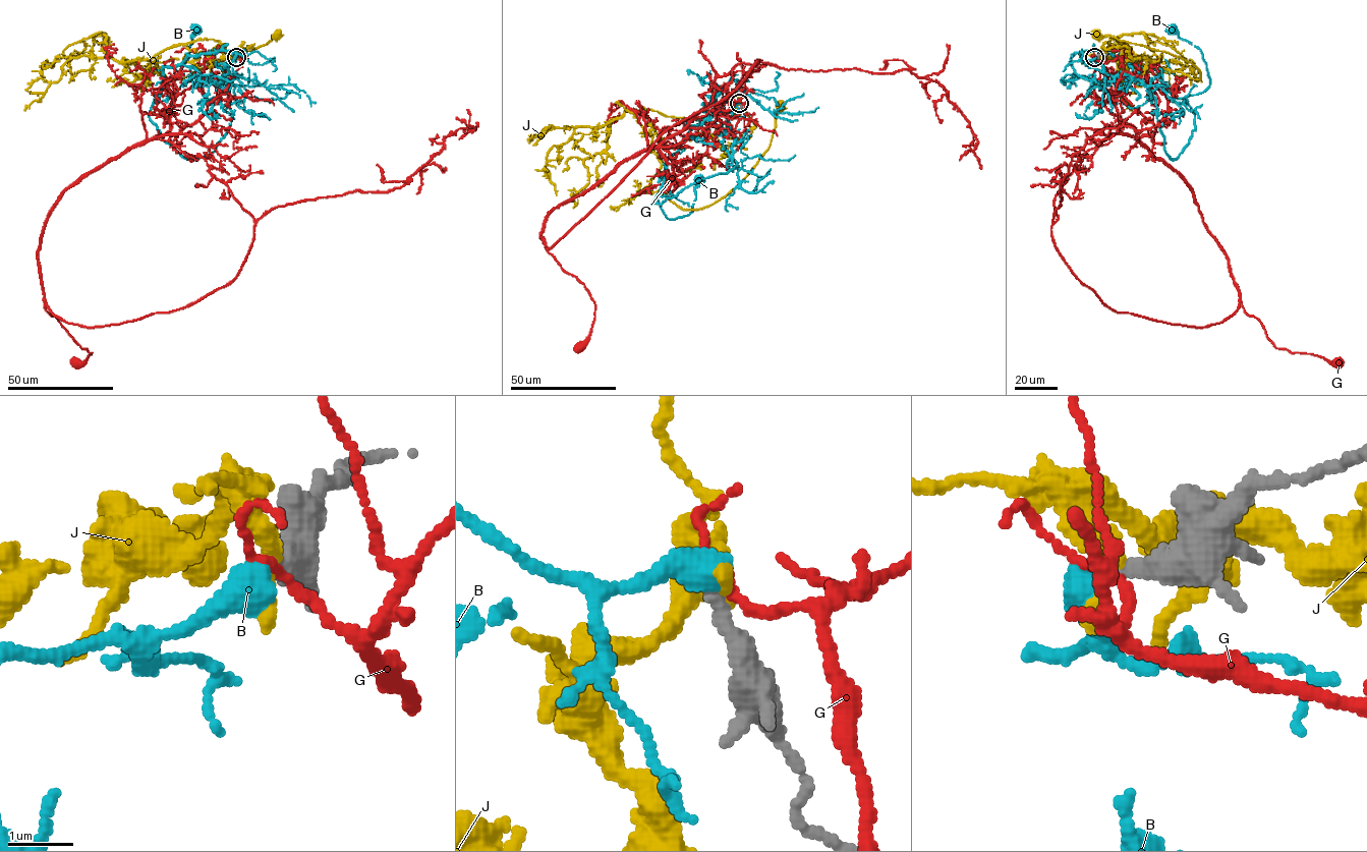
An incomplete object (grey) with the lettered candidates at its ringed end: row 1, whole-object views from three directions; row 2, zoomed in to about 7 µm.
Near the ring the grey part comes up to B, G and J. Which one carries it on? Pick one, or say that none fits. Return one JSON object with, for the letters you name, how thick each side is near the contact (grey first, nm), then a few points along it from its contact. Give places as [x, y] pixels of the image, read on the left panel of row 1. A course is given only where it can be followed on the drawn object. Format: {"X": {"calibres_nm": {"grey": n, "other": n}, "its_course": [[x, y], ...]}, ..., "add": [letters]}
{"B": {"calibres_nm": {"grey": 260, "other": 550}, "its_course": [[236, 58], [225, 66], [228, 131], [214, 151], [186, 159], [149, 112], [188, 57], [195, 29]]}, "add": ["B"]}

